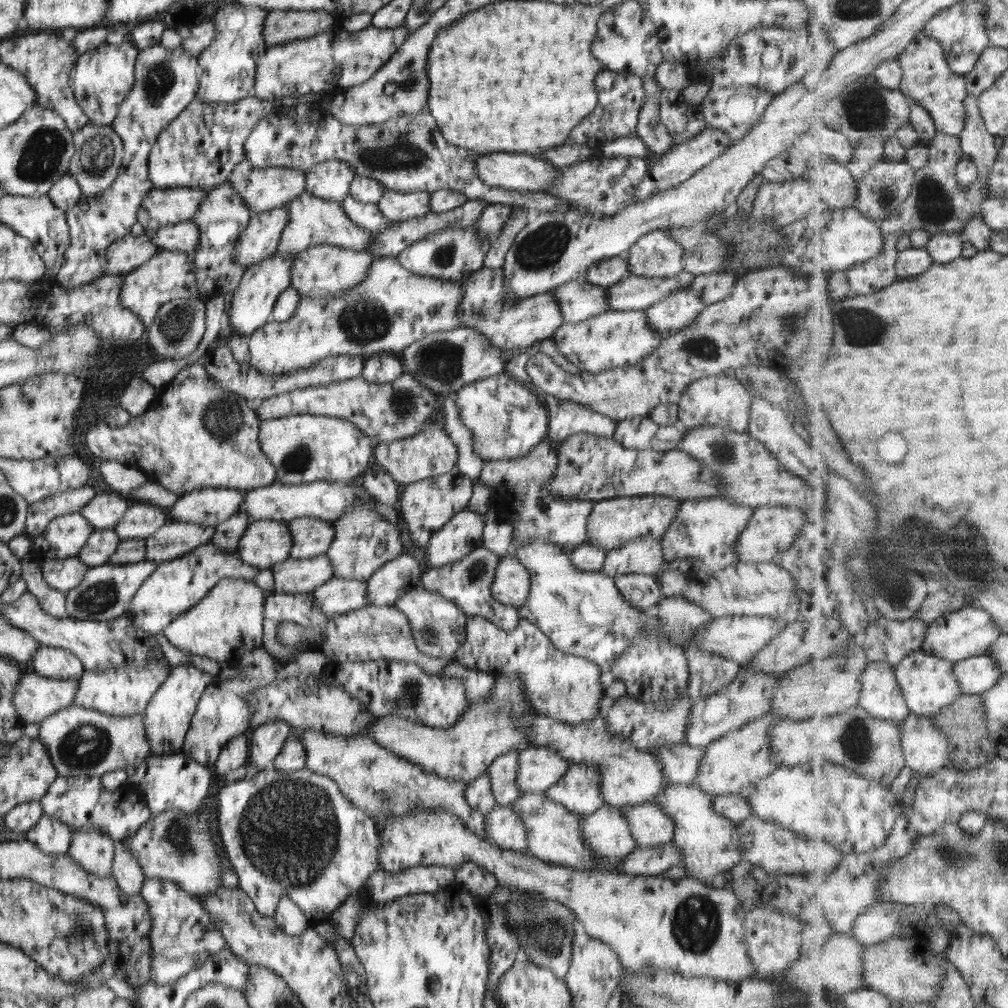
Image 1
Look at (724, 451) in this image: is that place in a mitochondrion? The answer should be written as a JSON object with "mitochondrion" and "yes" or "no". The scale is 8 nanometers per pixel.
{"mitochondrion":"yes"}

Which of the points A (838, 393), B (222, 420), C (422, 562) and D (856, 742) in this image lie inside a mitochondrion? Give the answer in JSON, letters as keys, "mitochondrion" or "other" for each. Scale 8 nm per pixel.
{"A":"other","B":"mitochondrion","C":"other","D":"mitochondrion"}

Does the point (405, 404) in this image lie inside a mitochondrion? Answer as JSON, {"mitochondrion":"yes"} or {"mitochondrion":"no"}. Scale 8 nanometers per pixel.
{"mitochondrion":"yes"}

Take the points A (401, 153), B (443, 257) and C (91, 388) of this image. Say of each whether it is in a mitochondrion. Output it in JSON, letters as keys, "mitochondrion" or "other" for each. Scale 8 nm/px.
{"A":"mitochondrion","B":"mitochondrion","C":"other"}

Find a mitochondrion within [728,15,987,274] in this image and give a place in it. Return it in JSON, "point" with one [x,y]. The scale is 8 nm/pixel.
{"point":[865,107]}

